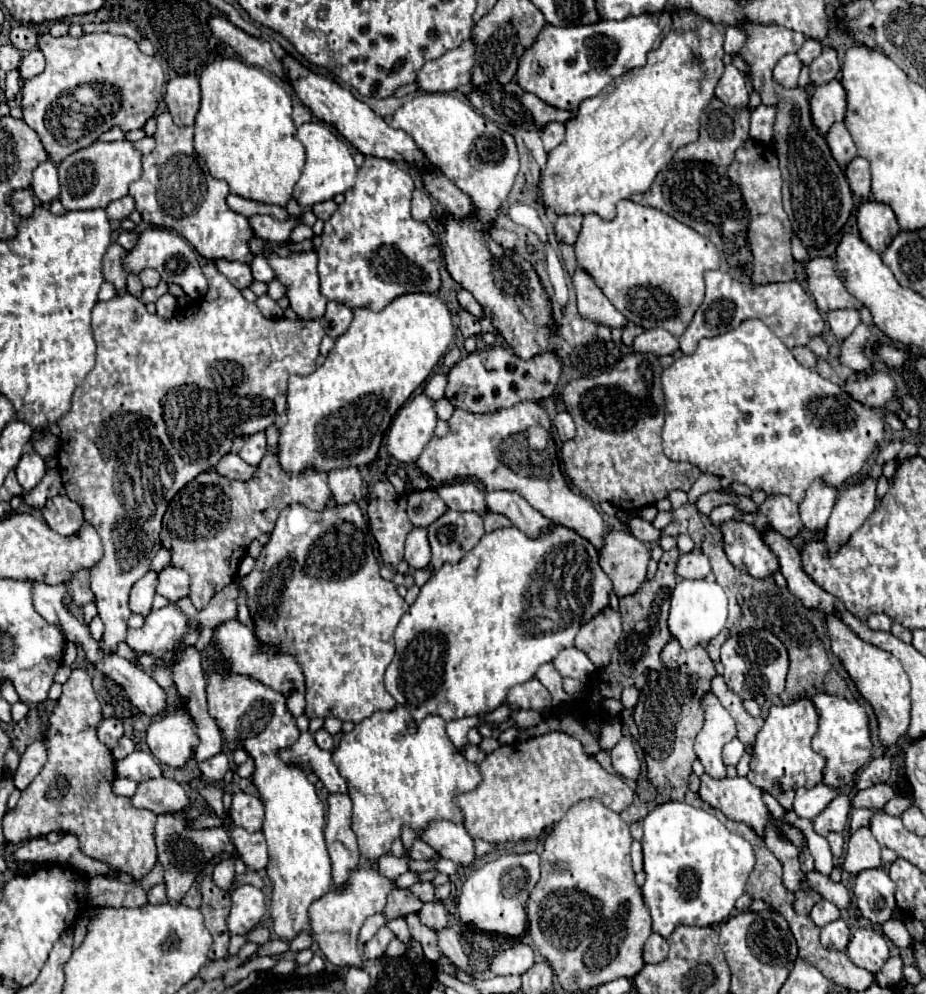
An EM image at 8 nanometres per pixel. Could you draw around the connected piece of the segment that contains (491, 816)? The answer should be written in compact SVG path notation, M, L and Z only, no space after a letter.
M558 731L498 747L480 763L480 773L480 787L472 793L458 795L456 803L464 813L464 827L470 837L480 837L490 843L536 839L582 799L596 797L608 809L622 813L634 797L634 791L622 777L604 771L592 755L584 753L578 739Z

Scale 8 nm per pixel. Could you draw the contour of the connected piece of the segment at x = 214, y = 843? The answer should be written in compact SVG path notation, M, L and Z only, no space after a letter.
M162 813L156 817L154 825L154 841L158 849L158 863L164 867L164 887L170 905L178 905L186 891L196 881L196 869L204 867L212 857L220 853L228 853L236 857L234 843L222 827L214 829L194 829L180 813Z

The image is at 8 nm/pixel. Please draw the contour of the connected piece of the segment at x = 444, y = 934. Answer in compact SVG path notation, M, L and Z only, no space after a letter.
M444 927L438 931L438 949L442 955L446 955L450 961L454 961L458 967L462 967L464 971L468 973L474 973L470 967L468 967L468 957L460 945L460 939L458 935L454 933L452 927Z

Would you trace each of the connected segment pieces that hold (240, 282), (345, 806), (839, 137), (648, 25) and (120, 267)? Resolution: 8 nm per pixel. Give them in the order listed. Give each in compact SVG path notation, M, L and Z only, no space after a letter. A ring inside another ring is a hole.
M216 261L216 267L220 273L224 273L228 277L228 281L238 287L238 289L246 289L252 285L252 271L246 263L238 263L238 261Z
M332 793L328 797L328 821L324 829L326 847L332 859L332 877L334 885L342 885L350 871L358 867L360 853L356 835L350 823L352 801L346 793Z
M836 123L836 125L830 129L830 133L826 135L826 141L828 141L830 151L834 153L834 159L838 161L838 165L840 165L842 171L846 169L846 165L848 165L854 157L858 157L856 145L854 145L854 141L852 141L852 135L848 133L848 129L846 129L844 123Z
M664 10L658 23L652 15L626 17L622 21L598 21L580 27L546 25L534 45L526 49L518 65L518 83L524 91L538 95L548 105L574 111L586 97L598 95L610 81L630 69L646 63L646 53L658 49L666 31L672 26L672 15ZM542 71L542 73L540 73Z
M112 243L108 247L108 253L104 255L104 279L112 283L116 291L126 287L124 255L126 255L126 249L122 249L118 243Z

